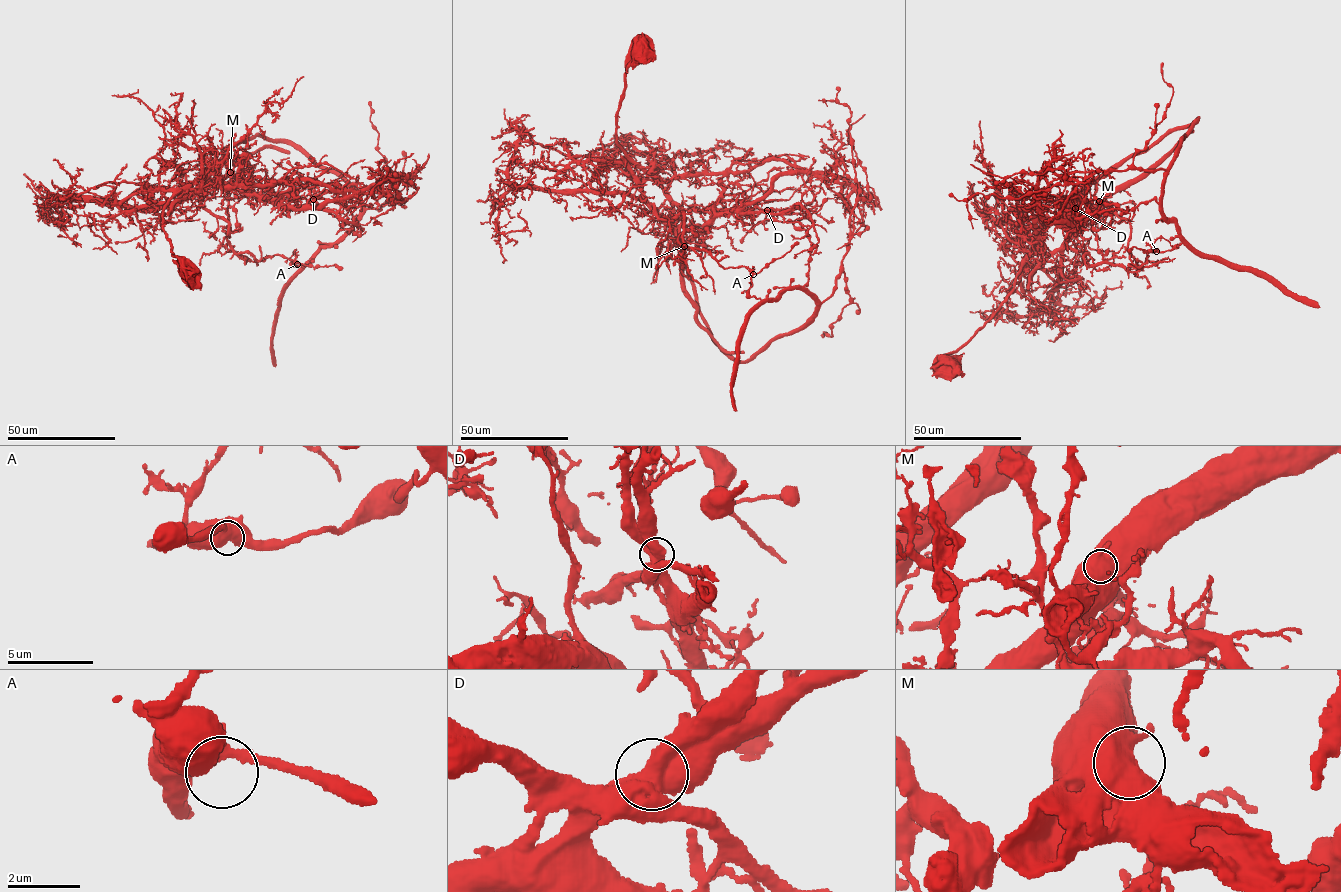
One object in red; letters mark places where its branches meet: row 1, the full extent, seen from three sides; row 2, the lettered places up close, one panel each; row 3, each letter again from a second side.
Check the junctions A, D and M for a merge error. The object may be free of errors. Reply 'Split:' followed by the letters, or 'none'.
Split: D

